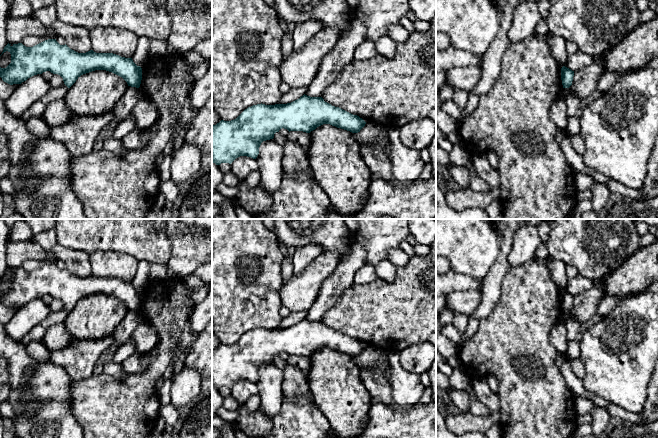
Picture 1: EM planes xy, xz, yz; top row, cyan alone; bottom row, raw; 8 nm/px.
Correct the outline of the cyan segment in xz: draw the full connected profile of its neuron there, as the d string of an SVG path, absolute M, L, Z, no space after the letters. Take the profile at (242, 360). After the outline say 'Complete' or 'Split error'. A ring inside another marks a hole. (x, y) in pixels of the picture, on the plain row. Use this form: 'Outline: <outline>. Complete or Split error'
Outline: M301 320L299 323L287 328L265 329L257 328L245 333L236 343L221 344L212 349L212 386L231 388L240 380L256 383L259 371L263 365L274 362L274 358L284 352L290 355L303 355L310 357L323 348L330 348L352 357L358 357L366 346L357 339L353 339L339 331L332 330L322 321Z. Complete

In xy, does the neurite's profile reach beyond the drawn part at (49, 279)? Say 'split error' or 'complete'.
complete

